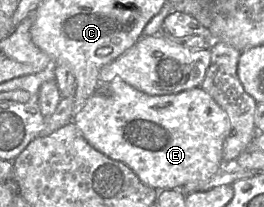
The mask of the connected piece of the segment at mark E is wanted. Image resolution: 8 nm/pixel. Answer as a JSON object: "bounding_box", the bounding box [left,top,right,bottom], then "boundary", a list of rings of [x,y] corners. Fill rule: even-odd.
{"bounding_box":[73,80,230,191],"boundary":[[[114,80],[106,85],[105,92],[96,92],[88,98],[85,104],[75,113],[73,122],[81,131],[86,141],[97,151],[107,157],[120,161],[127,165],[145,185],[161,191],[164,189],[182,188],[188,183],[203,183],[212,178],[222,169],[223,146],[230,131],[230,122],[227,113],[217,104],[217,102],[200,86],[185,91],[168,95],[148,95],[137,90],[122,80]]]}

